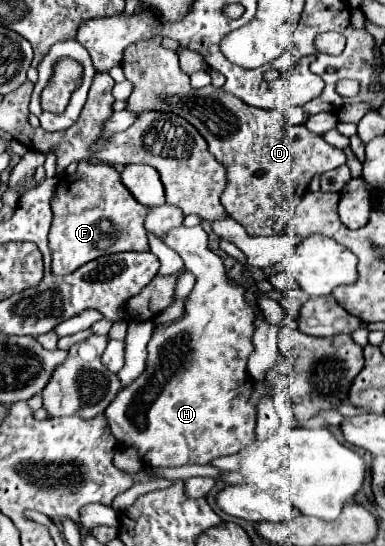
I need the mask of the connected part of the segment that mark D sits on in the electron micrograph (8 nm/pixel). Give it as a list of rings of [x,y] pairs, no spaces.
[[[161,36],[129,44],[123,50],[121,68],[133,84],[127,110],[135,116],[157,110],[171,112],[191,122],[207,140],[209,150],[227,168],[229,184],[221,196],[227,208],[251,236],[281,234],[293,218],[299,198],[315,174],[333,170],[347,162],[341,148],[327,144],[305,126],[289,126],[279,110],[259,110],[247,106],[223,88],[207,86],[207,92],[193,92],[189,76],[179,68],[177,52],[161,46]]]

